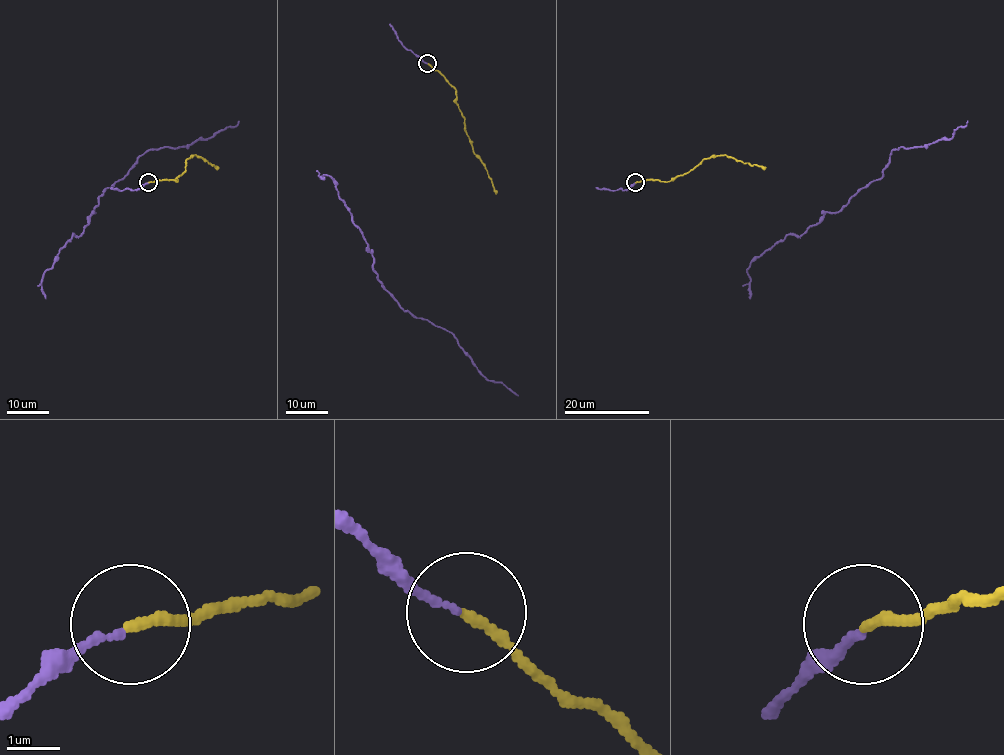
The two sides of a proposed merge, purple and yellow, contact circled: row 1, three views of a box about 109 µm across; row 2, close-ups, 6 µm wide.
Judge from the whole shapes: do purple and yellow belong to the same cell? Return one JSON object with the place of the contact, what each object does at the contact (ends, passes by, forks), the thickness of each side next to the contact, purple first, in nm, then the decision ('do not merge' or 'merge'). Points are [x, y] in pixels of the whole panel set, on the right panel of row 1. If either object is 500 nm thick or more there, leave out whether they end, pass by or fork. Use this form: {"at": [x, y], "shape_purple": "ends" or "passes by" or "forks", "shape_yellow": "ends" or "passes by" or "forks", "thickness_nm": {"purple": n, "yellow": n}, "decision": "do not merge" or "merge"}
{"at": [635, 182], "shape_purple": "ends", "shape_yellow": "ends", "thickness_nm": {"purple": 130, "yellow": 190}, "decision": "merge"}

